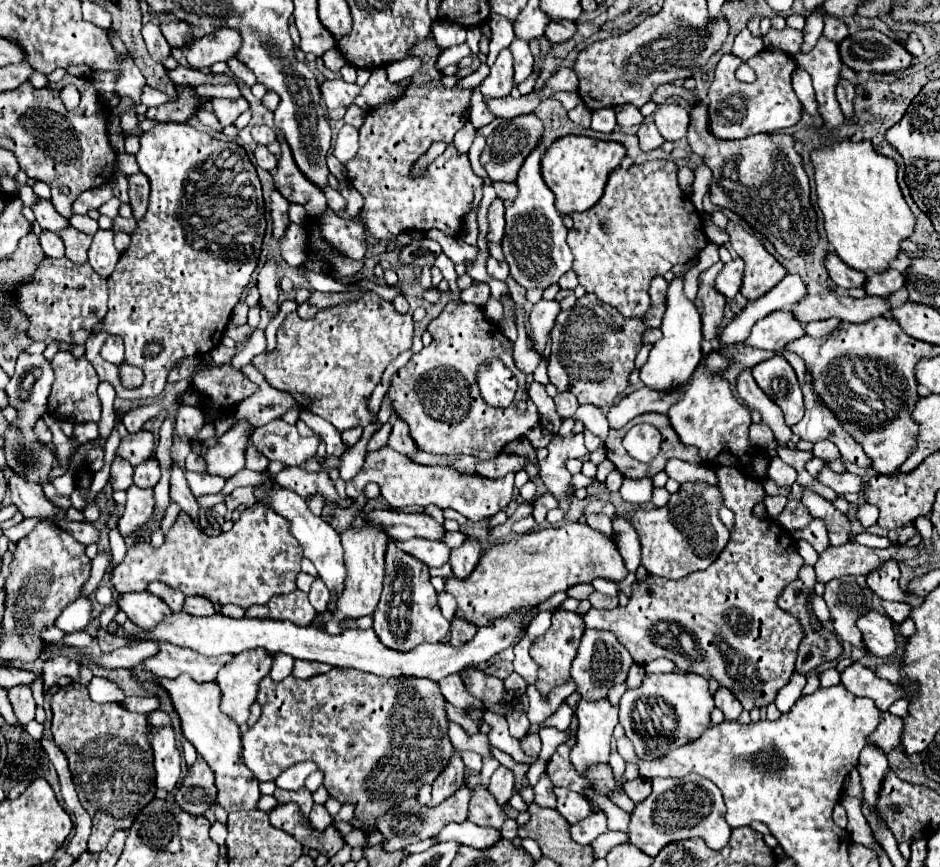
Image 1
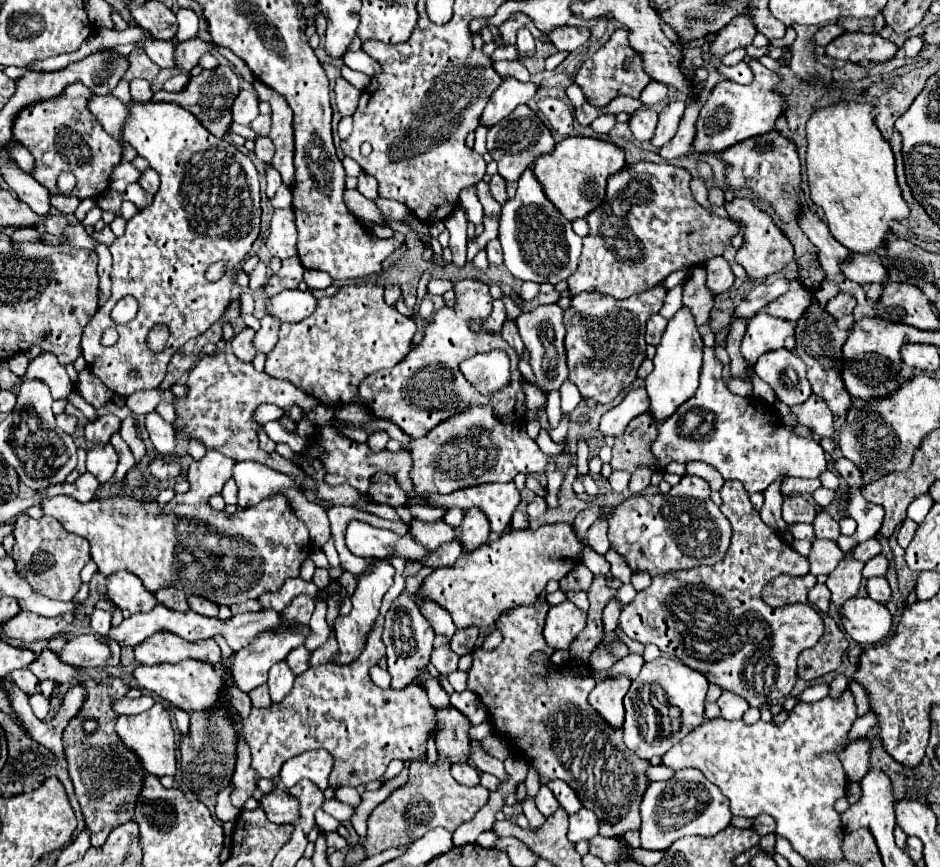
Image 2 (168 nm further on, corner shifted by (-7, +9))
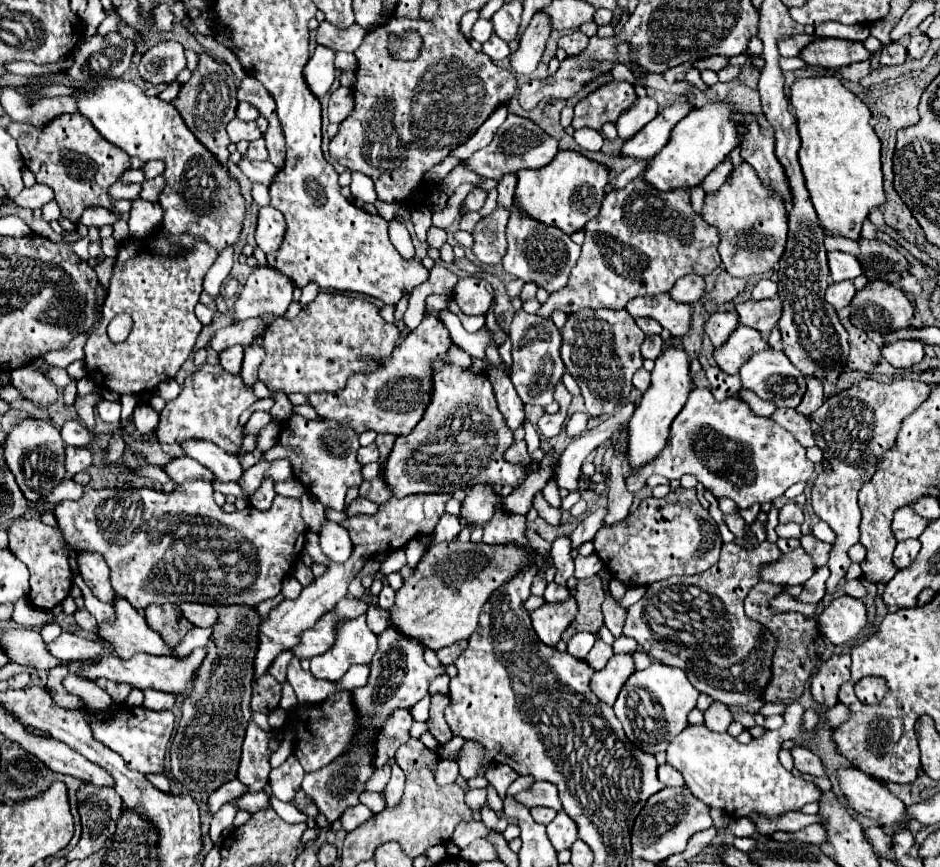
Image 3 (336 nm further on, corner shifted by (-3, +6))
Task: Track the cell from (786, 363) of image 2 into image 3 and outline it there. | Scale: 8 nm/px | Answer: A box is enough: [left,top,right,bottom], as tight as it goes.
[739,348,807,408]

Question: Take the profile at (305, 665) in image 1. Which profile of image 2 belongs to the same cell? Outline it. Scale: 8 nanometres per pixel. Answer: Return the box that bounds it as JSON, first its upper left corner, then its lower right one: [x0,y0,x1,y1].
[285,647,311,675]

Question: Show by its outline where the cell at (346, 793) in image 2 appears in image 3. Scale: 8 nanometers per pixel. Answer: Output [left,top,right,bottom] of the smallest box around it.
[359,792,385,812]

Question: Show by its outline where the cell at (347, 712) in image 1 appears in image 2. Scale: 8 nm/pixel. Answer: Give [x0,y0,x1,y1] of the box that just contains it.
[243,614,435,785]

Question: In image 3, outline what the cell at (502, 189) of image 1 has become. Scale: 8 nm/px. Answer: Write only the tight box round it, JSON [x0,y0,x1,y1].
[465,186,487,210]

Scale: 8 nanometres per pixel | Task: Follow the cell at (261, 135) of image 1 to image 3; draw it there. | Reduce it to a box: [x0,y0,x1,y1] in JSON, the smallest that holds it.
[227,118,263,144]

